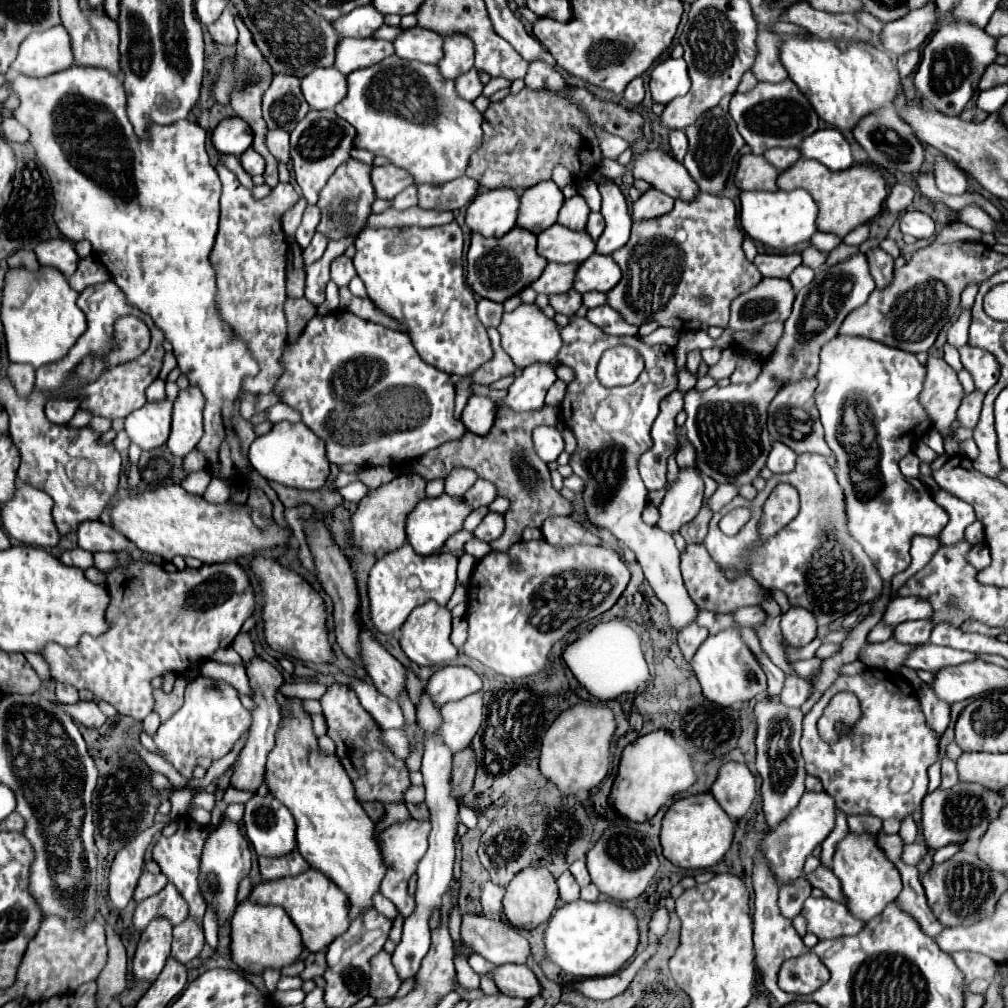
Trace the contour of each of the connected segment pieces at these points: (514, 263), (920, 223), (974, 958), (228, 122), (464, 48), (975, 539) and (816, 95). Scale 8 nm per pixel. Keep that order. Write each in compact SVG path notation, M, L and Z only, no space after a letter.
M512 228L502 238L484 238L480 234L472 234L472 244L468 250L468 268L466 282L468 286L482 298L492 302L504 302L510 296L520 294L528 288L546 268L546 260L536 252L536 236L524 228Z
M906 212L900 218L900 230L902 234L910 234L918 240L930 240L936 234L934 220L924 212Z
M954 952L952 958L954 958L956 966L966 976L966 988L964 988L966 994L970 994L968 984L974 978L994 978L996 972L998 972L998 964L996 962L992 962L988 956L976 954L976 952Z
M226 118L212 132L212 144L220 154L240 156L252 144L252 130L242 118Z
M450 34L444 38L444 60L438 64L444 78L456 80L474 66L474 46L464 34Z
M976 520L976 522L966 528L964 537L971 545L981 543L984 541L984 538L981 537L982 534L980 534L979 531L982 533L982 530L981 522Z
M784 36L780 58L788 76L810 100L816 114L840 130L852 130L860 118L878 108L892 106L900 90L900 76L894 58L870 44L850 44L848 50L842 52L834 42L816 36Z

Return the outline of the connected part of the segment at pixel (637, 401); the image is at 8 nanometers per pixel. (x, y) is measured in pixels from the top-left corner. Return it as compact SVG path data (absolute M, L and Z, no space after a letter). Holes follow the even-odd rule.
M576 314L570 316L568 326L560 328L560 334L562 334L562 348L560 348L556 360L558 360L558 364L572 366L574 372L576 372L576 378L568 384L566 396L562 400L562 420L574 432L576 440L578 440L576 452L570 458L570 466L574 468L574 474L578 474L586 482L586 488L582 492L582 498L584 498L584 506L586 506L586 512L588 512L588 520L592 524L596 524L598 528L604 528L604 530L612 532L622 544L626 544L626 546L630 546L634 550L636 560L640 562L646 580L654 588L656 596L668 608L670 626L674 630L682 630L684 626L696 622L696 610L698 610L698 606L692 602L692 598L690 598L690 594L688 594L688 590L686 590L686 586L682 582L682 576L680 576L680 554L678 554L678 548L674 546L672 536L670 534L664 534L664 530L660 530L658 526L644 524L642 518L640 518L640 514L642 514L642 510L646 506L646 486L644 486L644 482L642 482L642 478L638 474L638 458L644 454L644 450L648 450L648 446L652 446L650 428L652 428L652 422L658 416L660 400L678 388L676 356L672 354L672 348L670 346L666 346L666 344L648 346L638 336L612 338L612 336L604 334L598 326L592 326L592 322L588 322L588 318L580 318ZM618 344L626 344L626 346L636 348L642 354L642 358L646 362L646 368L644 368L642 376L634 384L630 384L630 386L618 386L618 388L606 388L596 378L596 364L598 364L598 360L600 360L600 356L602 356L604 350L614 348ZM658 366L660 366L660 370L664 374L664 380L660 384L652 382L650 380L650 374L648 374L652 368L658 368Z

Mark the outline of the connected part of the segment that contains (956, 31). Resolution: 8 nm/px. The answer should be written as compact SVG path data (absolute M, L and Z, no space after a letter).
M948 20L928 40L922 52L922 62L914 76L914 86L924 98L924 104L934 106L942 114L958 116L966 102L974 96L980 76L996 58L996 38L988 36L976 26L964 26L964 22Z

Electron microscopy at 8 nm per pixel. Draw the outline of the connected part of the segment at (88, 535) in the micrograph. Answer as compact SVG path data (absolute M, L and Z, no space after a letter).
M98 520L80 524L78 528L78 546L88 552L120 552L128 550L130 542L118 530Z

